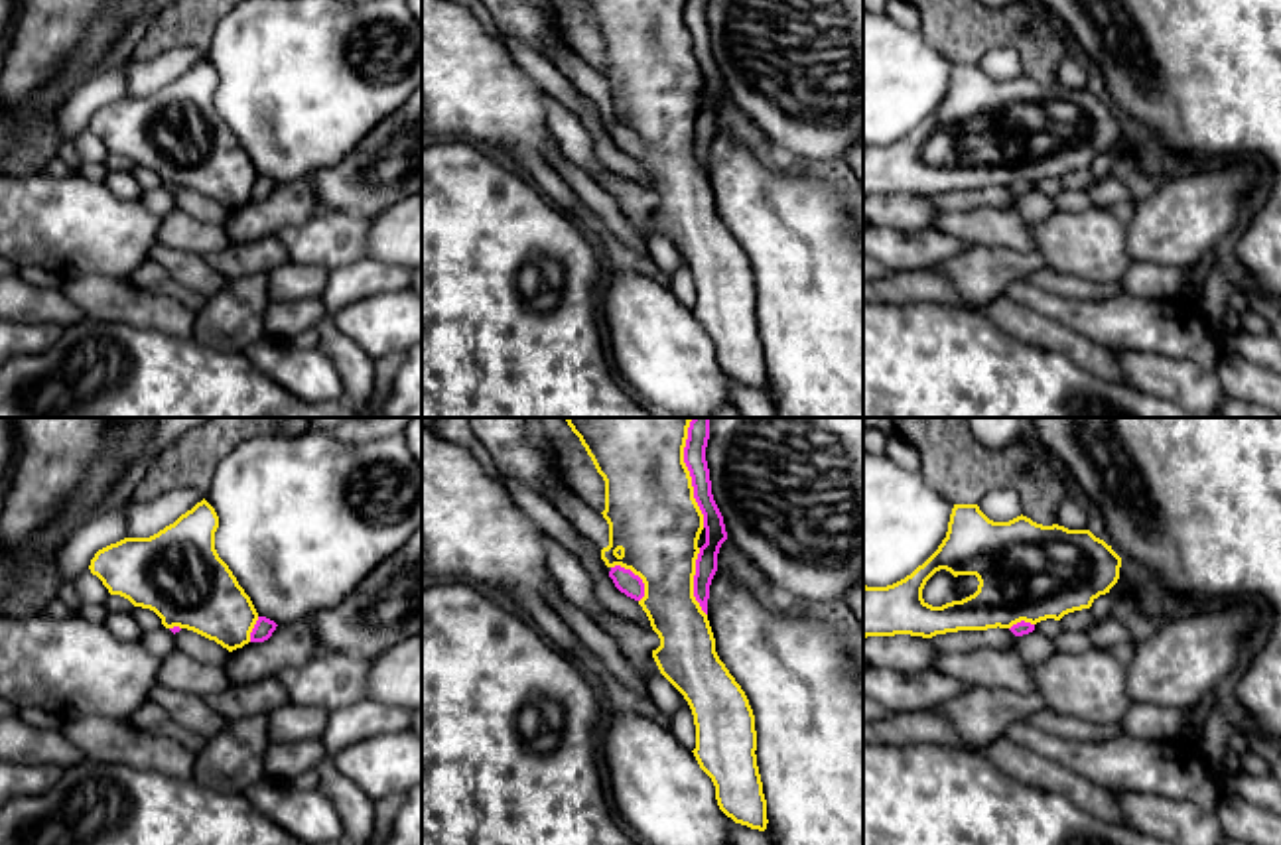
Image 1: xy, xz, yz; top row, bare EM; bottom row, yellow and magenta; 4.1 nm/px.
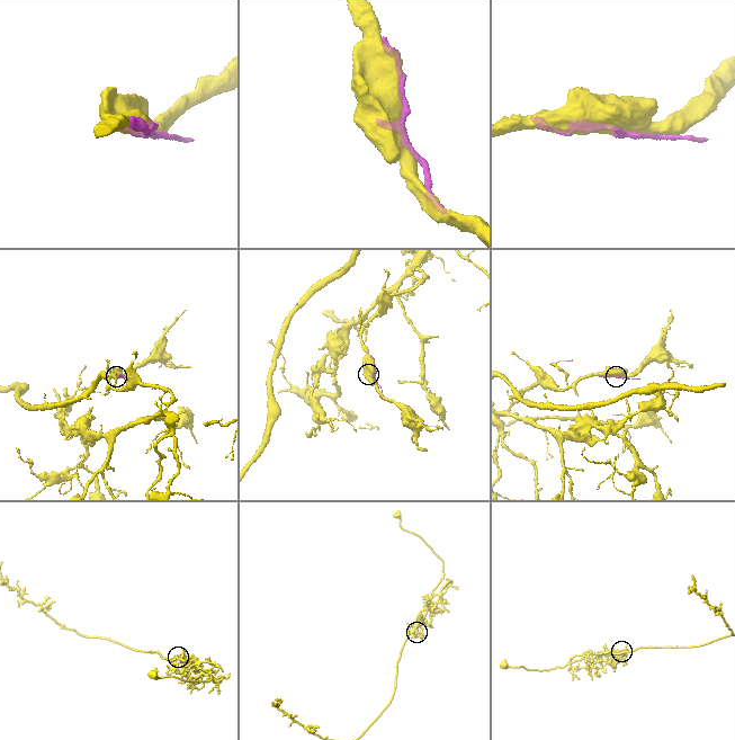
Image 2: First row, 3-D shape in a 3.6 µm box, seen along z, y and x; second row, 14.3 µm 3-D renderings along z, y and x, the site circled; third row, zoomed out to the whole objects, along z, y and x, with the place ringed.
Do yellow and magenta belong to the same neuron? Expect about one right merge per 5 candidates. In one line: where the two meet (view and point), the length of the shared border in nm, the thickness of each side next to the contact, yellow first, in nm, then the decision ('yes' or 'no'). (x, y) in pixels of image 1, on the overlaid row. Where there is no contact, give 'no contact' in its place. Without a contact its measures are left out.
xz (688, 473) | 460 nm | 380/100 nm | no

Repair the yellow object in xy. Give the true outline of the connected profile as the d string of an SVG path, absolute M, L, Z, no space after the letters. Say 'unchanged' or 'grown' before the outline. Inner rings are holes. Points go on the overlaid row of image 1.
unchanged | M203 498L150 538L124 538L99 550L89 569L110 595L120 595L134 607L154 611L166 628L193 630L233 652L250 642L258 613L215 550L217 528L219 516Z

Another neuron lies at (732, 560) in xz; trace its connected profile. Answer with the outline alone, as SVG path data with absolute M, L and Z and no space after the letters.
M729 538L719 548L717 569L747 587L763 605L776 605L778 593L773 583Z

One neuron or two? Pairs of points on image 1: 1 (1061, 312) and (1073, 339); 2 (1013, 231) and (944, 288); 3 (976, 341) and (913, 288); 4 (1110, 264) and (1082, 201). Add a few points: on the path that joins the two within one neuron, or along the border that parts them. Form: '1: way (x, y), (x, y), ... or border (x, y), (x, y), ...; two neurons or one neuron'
1: border (1023, 308), (1031, 308), (1108, 347); two neurons
2: way (996, 247), (982, 251), (962, 270); one neuron
3: border (885, 304), (950, 304), (978, 310); two neurons
4: border (1092, 205), (1080, 211), (1057, 209); two neurons

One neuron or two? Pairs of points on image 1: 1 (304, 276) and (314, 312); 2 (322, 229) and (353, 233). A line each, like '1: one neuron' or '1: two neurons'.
1: two neurons
2: one neuron

